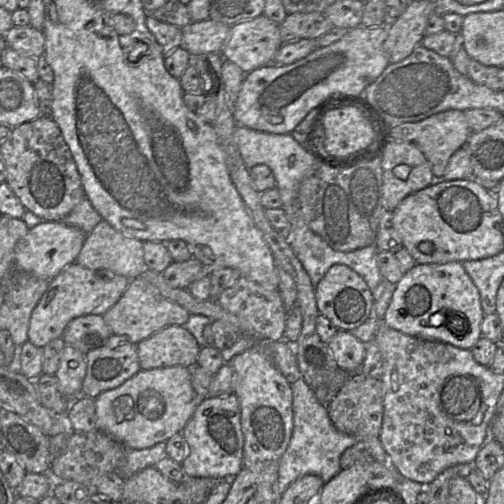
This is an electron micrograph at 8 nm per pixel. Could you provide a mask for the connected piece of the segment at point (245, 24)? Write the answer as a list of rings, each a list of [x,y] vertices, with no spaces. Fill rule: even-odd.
[[[261,15],[231,26],[220,55],[237,65],[242,72],[249,73],[271,64],[282,45],[279,25]]]

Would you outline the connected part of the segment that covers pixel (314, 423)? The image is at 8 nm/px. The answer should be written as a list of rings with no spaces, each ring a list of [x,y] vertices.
[[[301,378],[291,384],[293,396],[293,432],[290,443],[279,460],[276,498],[281,496],[289,485],[304,475],[317,475],[327,483],[341,470],[342,453],[361,440],[337,430],[331,422],[327,404],[322,404]]]

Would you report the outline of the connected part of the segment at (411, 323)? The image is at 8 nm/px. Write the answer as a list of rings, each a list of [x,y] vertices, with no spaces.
[[[461,262],[444,264],[416,264],[404,273],[395,285],[390,304],[381,322],[405,335],[424,340],[434,340],[454,347],[470,350],[482,337],[481,324],[484,318],[480,294]]]

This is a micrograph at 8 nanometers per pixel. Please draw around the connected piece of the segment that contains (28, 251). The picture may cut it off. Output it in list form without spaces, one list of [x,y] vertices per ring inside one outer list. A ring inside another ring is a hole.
[[[42,221],[29,229],[15,246],[14,256],[18,268],[35,277],[52,280],[68,265],[76,263],[86,236],[81,229],[62,221]]]

